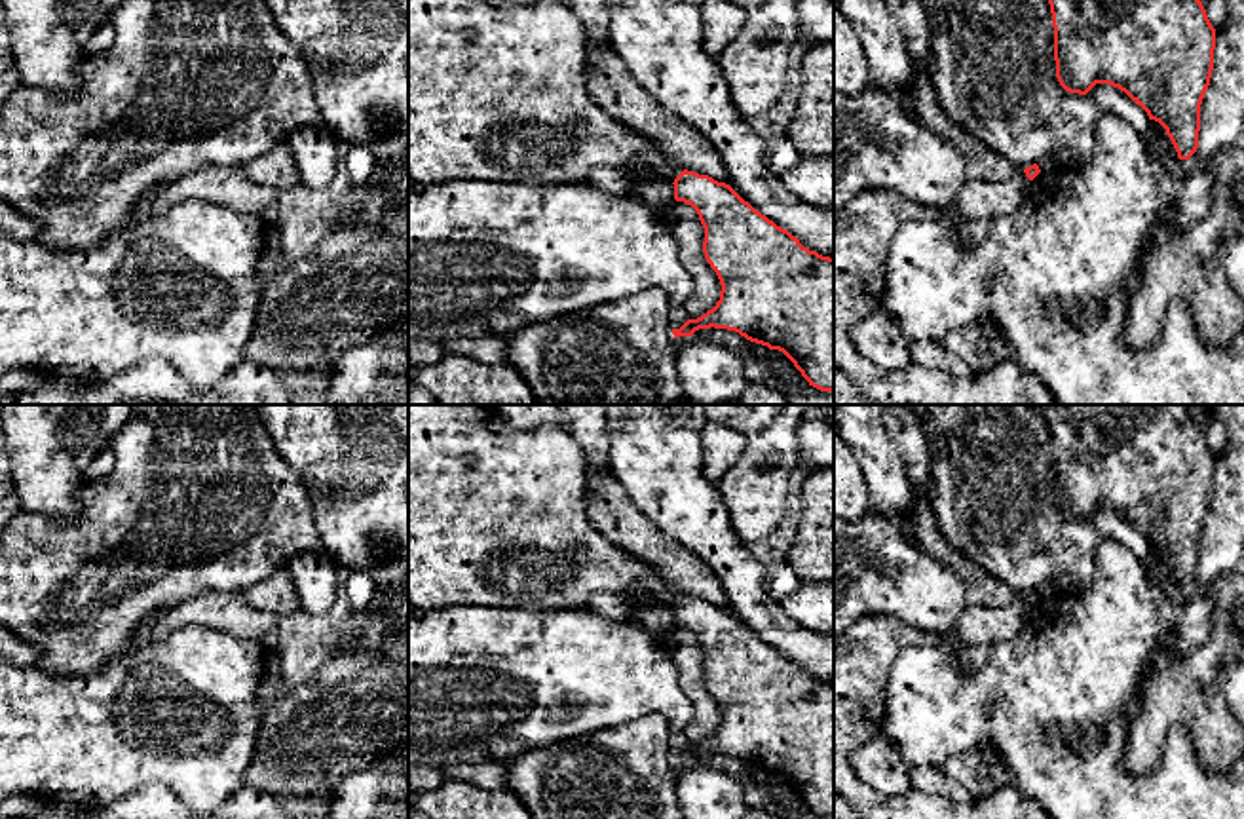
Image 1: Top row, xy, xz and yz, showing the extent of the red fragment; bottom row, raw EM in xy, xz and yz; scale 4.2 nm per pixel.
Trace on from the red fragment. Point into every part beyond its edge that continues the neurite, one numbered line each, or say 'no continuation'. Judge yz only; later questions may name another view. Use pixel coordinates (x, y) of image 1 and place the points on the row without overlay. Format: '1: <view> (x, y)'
no continuation

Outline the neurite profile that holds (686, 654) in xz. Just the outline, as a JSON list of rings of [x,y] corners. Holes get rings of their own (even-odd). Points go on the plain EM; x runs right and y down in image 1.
[[[674,627],[667,642],[669,657],[678,671],[678,684],[693,703],[693,718],[684,733],[689,745],[697,745],[716,732],[722,711],[703,678],[705,654],[697,637],[684,627]]]

